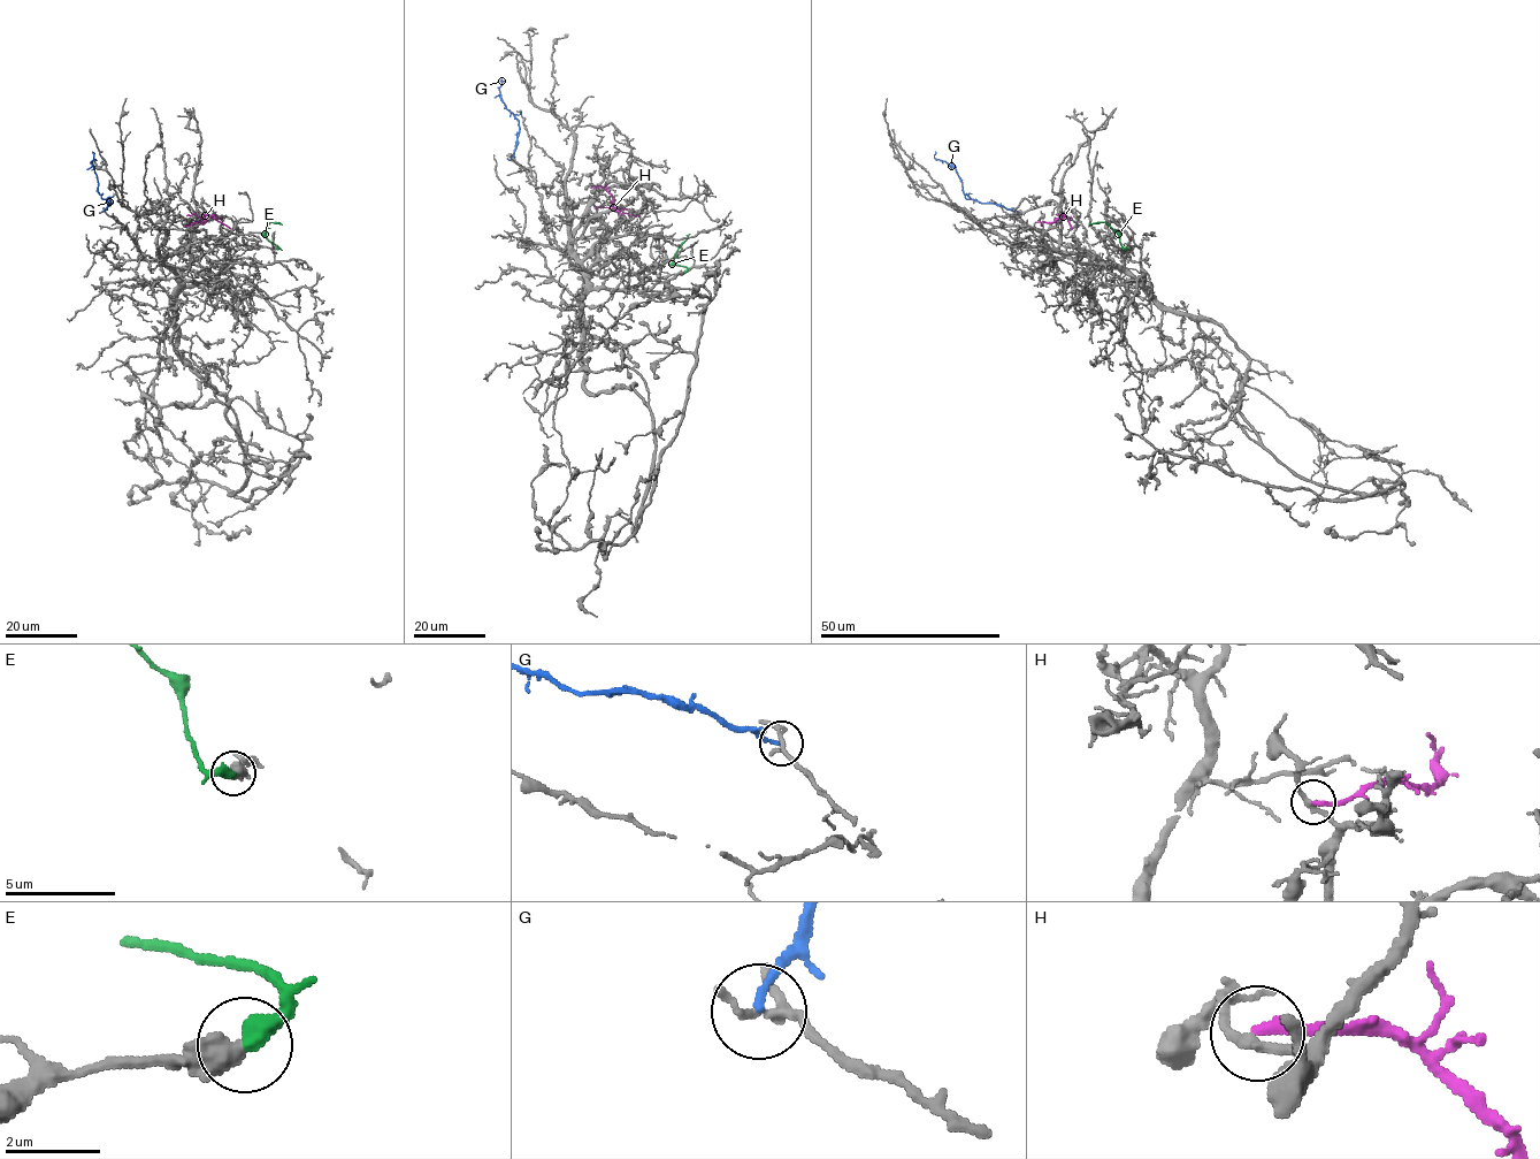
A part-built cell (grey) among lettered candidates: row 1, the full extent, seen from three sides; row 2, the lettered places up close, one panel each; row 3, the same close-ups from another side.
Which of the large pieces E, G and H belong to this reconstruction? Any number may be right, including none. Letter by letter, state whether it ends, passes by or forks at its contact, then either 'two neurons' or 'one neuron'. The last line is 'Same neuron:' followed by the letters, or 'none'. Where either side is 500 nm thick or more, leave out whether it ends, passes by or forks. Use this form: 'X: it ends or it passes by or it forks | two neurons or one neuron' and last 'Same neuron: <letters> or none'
E: one neuron
G: it ends | two neurons
H: it ends | two neurons
Same neuron: E

